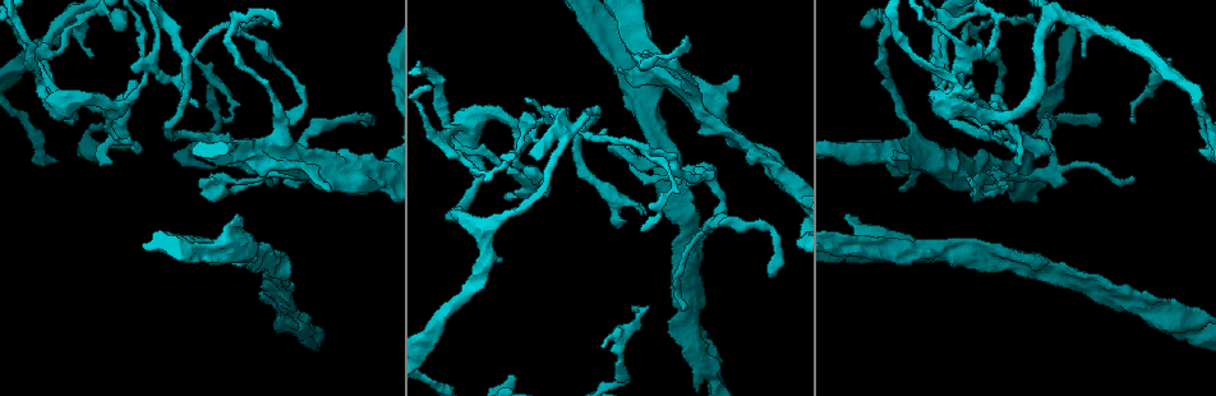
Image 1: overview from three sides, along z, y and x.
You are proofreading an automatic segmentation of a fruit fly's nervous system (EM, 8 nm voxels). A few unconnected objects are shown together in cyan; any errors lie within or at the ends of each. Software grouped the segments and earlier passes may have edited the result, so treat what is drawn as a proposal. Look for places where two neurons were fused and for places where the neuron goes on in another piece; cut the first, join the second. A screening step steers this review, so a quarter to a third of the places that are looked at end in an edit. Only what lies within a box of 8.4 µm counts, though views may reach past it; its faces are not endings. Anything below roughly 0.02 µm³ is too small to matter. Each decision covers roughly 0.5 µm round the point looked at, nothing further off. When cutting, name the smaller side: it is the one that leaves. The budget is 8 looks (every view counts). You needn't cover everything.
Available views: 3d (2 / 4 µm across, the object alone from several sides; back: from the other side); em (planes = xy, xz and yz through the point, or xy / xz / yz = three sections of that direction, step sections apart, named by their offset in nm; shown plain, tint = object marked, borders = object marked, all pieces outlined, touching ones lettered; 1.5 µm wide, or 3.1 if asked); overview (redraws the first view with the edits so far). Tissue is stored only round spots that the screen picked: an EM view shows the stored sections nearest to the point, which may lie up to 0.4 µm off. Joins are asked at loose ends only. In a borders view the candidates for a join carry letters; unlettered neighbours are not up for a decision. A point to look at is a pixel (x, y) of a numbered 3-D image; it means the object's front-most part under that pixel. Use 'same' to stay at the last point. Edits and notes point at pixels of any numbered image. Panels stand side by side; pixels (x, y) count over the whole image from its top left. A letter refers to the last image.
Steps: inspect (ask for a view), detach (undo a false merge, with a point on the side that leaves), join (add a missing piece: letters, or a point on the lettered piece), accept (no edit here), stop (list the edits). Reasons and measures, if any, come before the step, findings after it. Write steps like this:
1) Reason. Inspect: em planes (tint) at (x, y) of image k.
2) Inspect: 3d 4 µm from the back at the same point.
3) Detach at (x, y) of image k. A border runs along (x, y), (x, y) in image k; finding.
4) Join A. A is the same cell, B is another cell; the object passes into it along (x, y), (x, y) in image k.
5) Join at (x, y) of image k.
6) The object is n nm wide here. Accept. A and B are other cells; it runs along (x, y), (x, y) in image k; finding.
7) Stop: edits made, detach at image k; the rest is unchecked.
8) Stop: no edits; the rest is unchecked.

Free end. Inspect: 3d 4 µm at (749, 153) of image 1.

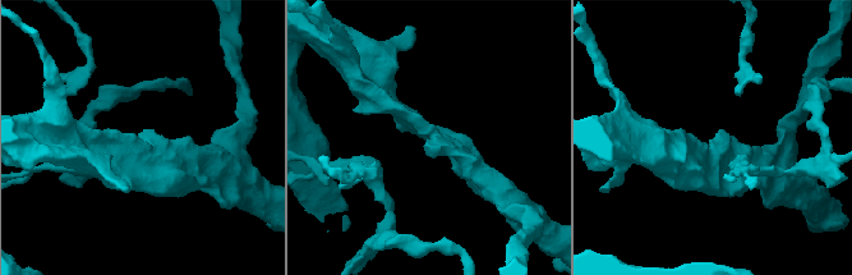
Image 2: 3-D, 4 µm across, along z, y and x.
Inspect: em planes (plain) at (432, 143) of image 2.

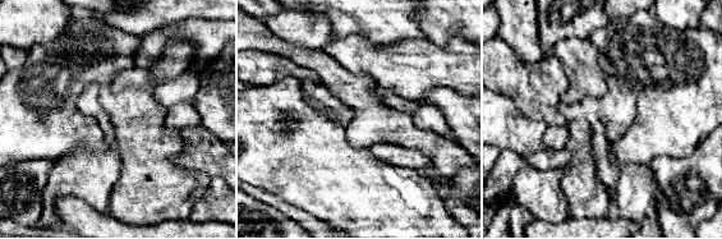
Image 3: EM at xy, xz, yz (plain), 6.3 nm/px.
Inspect: em planes (borders) at the same point.

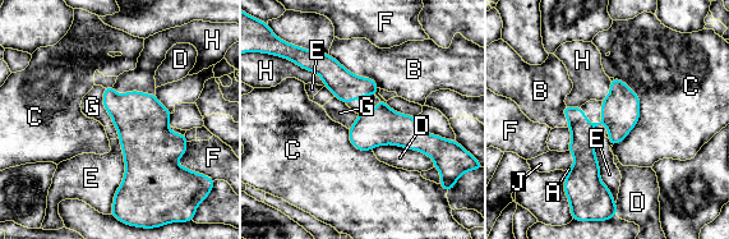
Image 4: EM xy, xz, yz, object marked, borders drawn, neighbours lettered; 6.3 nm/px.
The object is 240 nm wide here. Accept. A, B, C, D, E, F, G, H and J are other cells; no lettered piece goes on from it.

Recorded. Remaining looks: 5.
Free end. Inspect: em planes (borders) at (278, 23) of image 1.

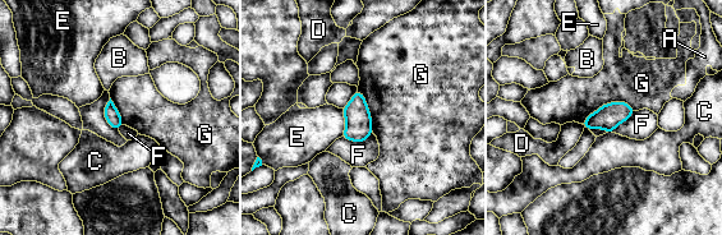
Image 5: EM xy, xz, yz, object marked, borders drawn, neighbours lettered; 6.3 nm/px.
The object is 90 nm wide here. Accept. A, B, C, D, E, F and G are other cells; a border runs along (372, 132), (359, 142), (341, 137) in image 5; no lettered piece goes on from it.

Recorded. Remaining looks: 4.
Inspect: em xz step 8 (borders) at (276, 180) of image 1.

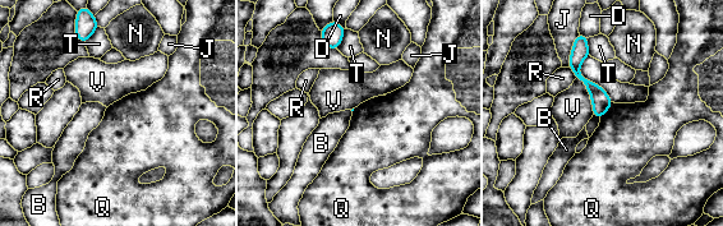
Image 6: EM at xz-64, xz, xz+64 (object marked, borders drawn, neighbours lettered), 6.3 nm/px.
Another direction. Inspect: em planes (borders) at the same point.

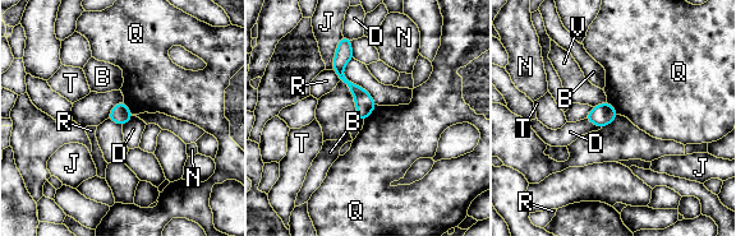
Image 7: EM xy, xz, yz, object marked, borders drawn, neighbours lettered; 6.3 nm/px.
Accept. B, D, J, N, Q, R, T and V are other cells; it runs along (344, 41), (340, 75), (364, 115) in image 7; none of them fits.

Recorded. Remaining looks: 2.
Stop: no edits; the rest is unchecked.

